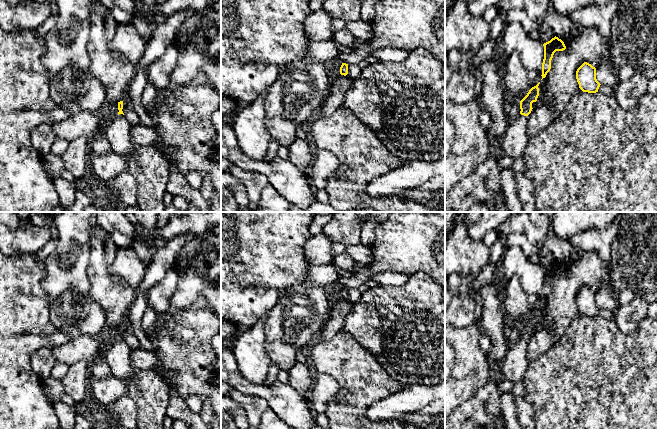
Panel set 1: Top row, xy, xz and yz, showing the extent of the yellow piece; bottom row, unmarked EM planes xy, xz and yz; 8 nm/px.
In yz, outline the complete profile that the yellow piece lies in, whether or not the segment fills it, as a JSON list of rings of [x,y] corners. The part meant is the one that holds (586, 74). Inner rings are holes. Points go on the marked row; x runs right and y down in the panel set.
[[[587,62],[577,69],[576,79],[583,92],[596,93],[601,85],[596,79],[596,68]]]

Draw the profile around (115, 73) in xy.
[[[91,13],[90,21],[88,71],[103,84],[107,102],[123,101],[136,74],[136,65],[117,57],[110,49],[110,41],[105,37],[106,25],[99,15]]]

